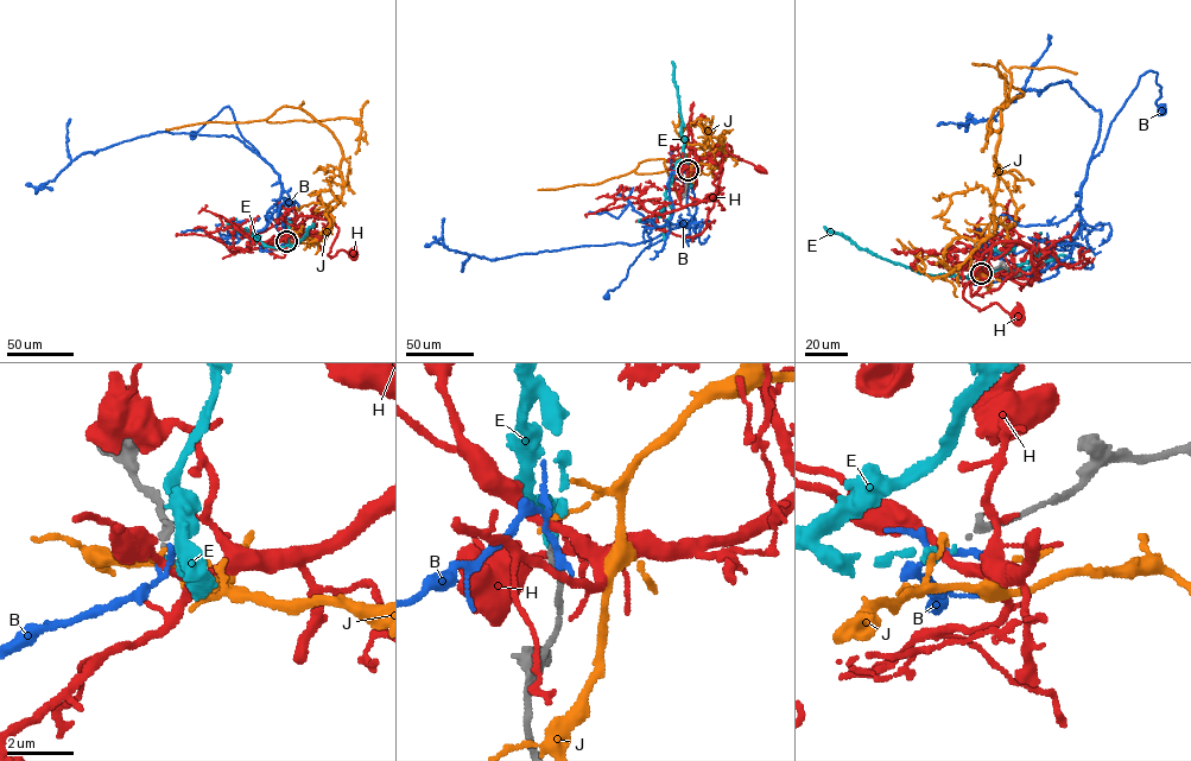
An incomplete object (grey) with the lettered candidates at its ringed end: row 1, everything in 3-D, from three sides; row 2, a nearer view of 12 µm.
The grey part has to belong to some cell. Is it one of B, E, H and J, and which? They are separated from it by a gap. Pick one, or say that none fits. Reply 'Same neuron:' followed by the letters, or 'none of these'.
Same neuron: E

